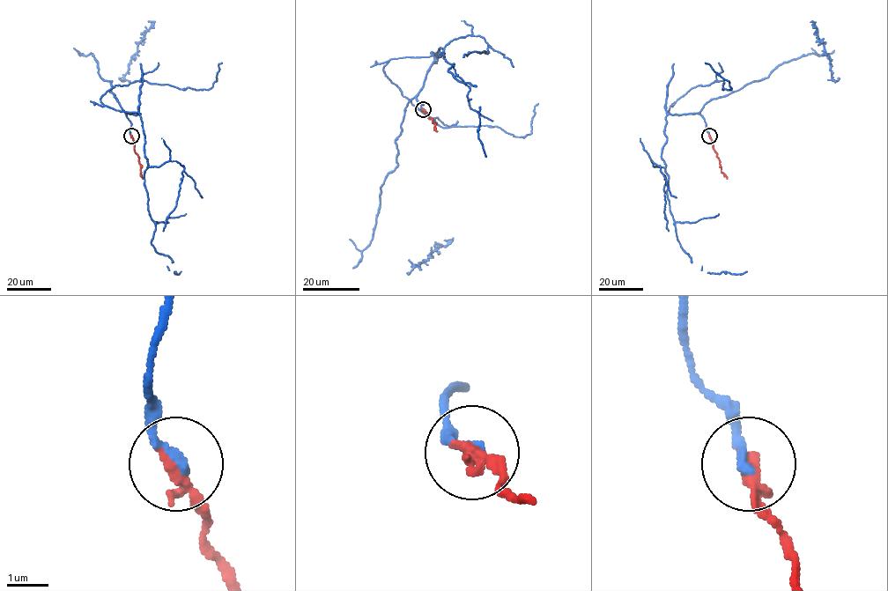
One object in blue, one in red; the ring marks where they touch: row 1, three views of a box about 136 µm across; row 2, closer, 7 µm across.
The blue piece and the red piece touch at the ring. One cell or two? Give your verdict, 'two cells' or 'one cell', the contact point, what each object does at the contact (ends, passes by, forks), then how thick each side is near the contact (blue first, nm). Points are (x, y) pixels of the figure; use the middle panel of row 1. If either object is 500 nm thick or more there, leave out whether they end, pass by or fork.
one cell | (423, 109) | blue ends | red ends | 190/400 nm

